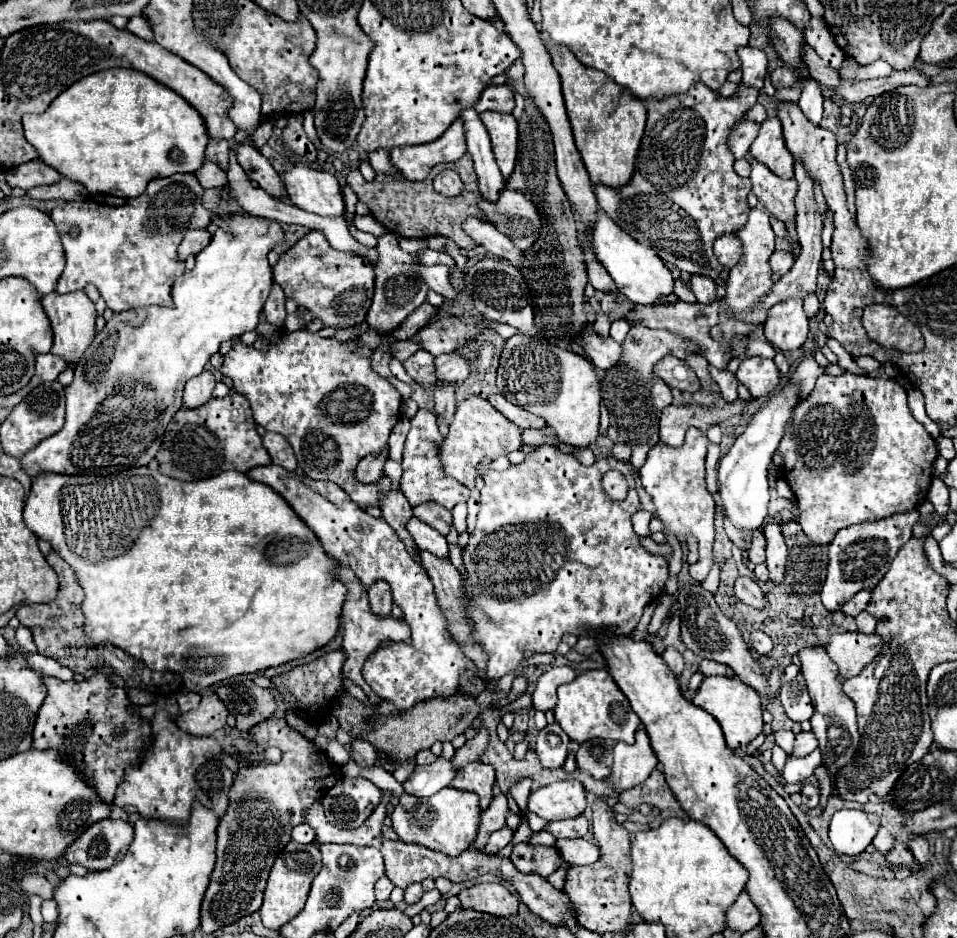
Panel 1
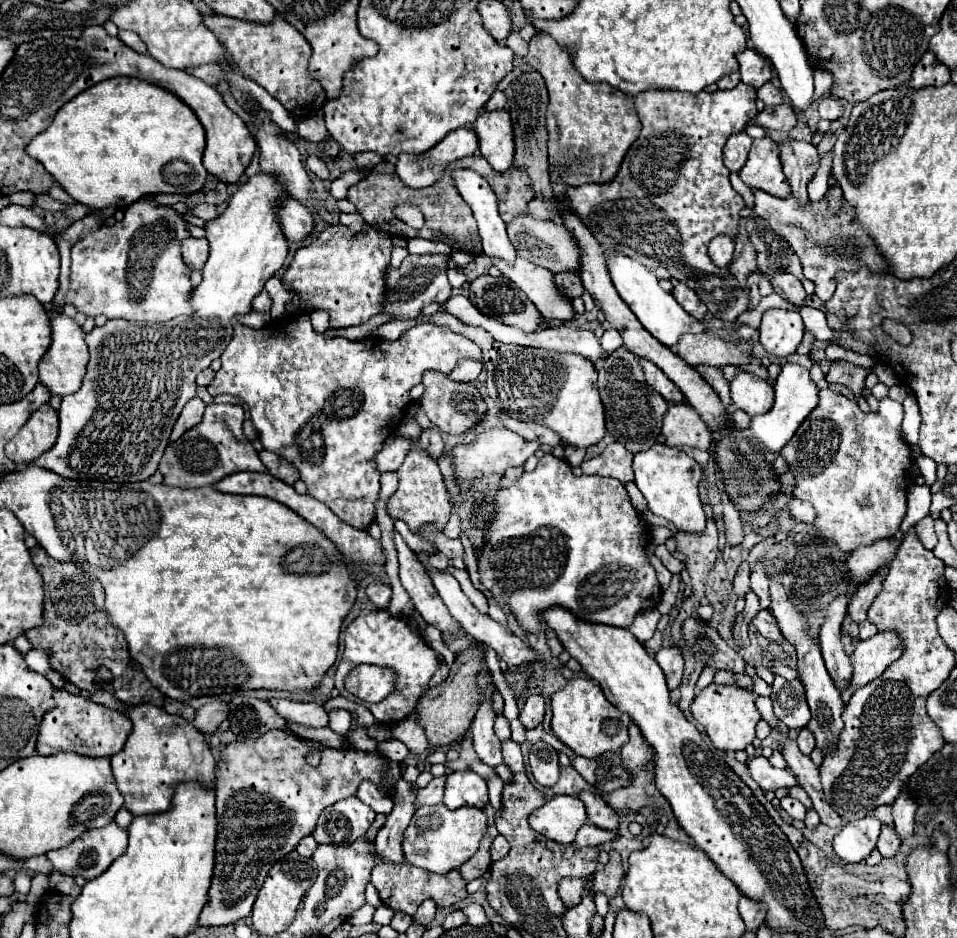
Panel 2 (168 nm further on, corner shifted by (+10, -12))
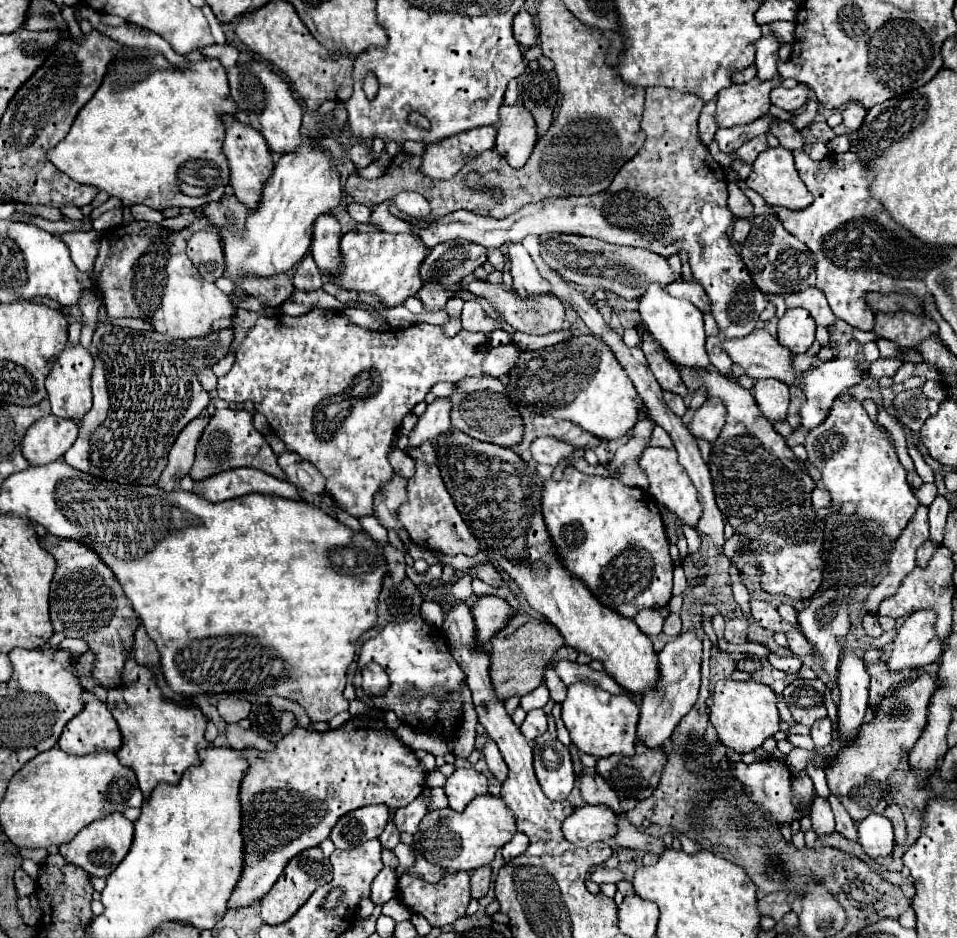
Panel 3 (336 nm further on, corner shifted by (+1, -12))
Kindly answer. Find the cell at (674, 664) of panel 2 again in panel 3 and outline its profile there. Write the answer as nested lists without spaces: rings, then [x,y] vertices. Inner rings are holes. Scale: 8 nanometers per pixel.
[[[687,632],[687,634],[681,634],[681,636],[673,638],[671,642],[667,642],[665,648],[659,652],[659,668],[661,668],[661,680],[655,686],[655,690],[651,690],[643,696],[641,718],[639,718],[639,726],[637,726],[639,740],[651,750],[663,748],[667,744],[667,740],[671,738],[679,720],[691,710],[691,706],[697,700],[699,678],[701,678],[701,674],[699,674],[701,640],[697,638],[697,634]]]

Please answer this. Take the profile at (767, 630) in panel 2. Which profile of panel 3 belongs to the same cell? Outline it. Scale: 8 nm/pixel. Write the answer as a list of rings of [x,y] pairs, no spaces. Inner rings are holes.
[[[793,628],[793,630],[785,632],[785,636],[787,636],[787,644],[789,644],[789,648],[791,648],[791,652],[793,652],[795,656],[803,656],[803,654],[811,654],[811,648],[809,648],[809,642],[805,640],[805,636],[801,636],[801,632],[799,632],[797,628]]]

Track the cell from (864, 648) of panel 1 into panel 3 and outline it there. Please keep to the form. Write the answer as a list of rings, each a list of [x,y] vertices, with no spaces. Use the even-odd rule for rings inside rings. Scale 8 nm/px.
[[[933,612],[911,614],[895,632],[893,648],[887,656],[887,668],[891,672],[905,668],[923,668],[941,658],[941,642],[933,632]]]

